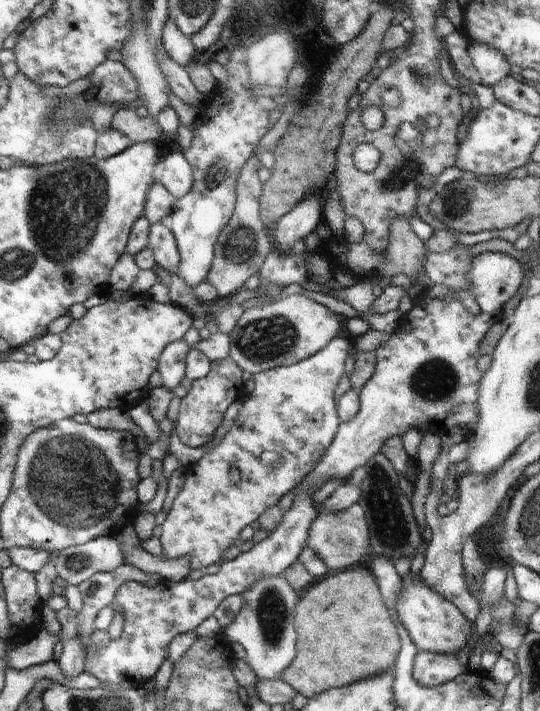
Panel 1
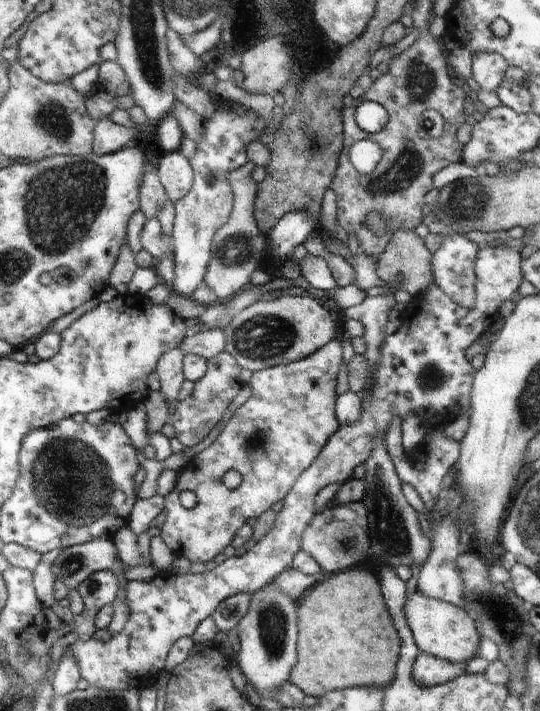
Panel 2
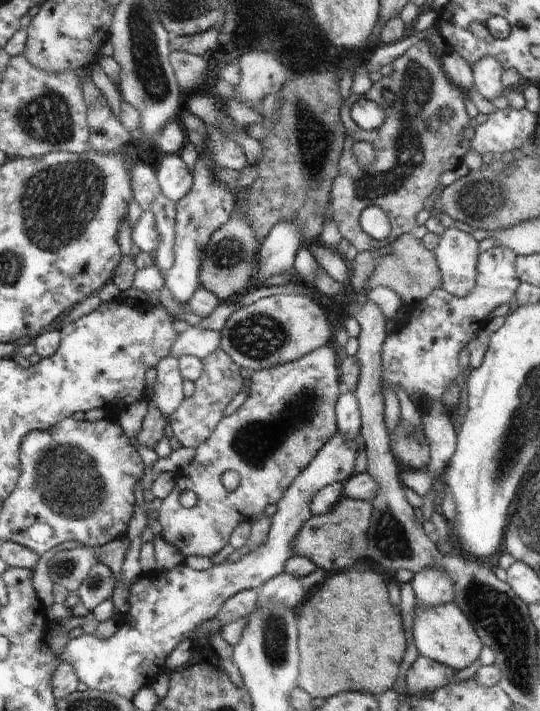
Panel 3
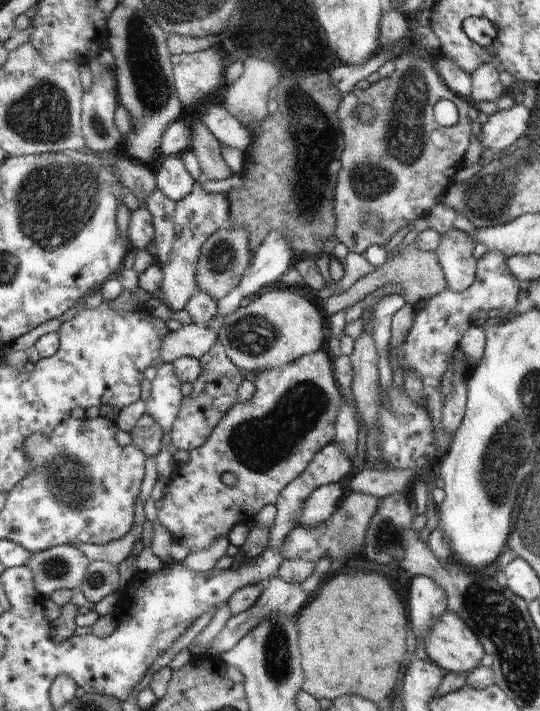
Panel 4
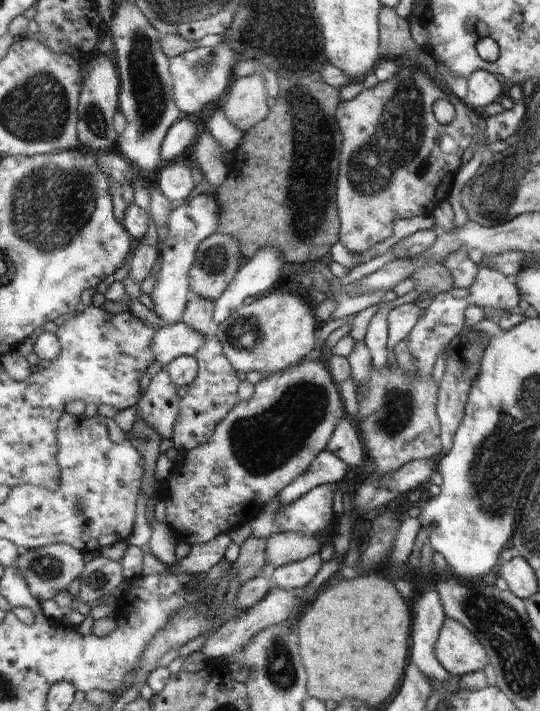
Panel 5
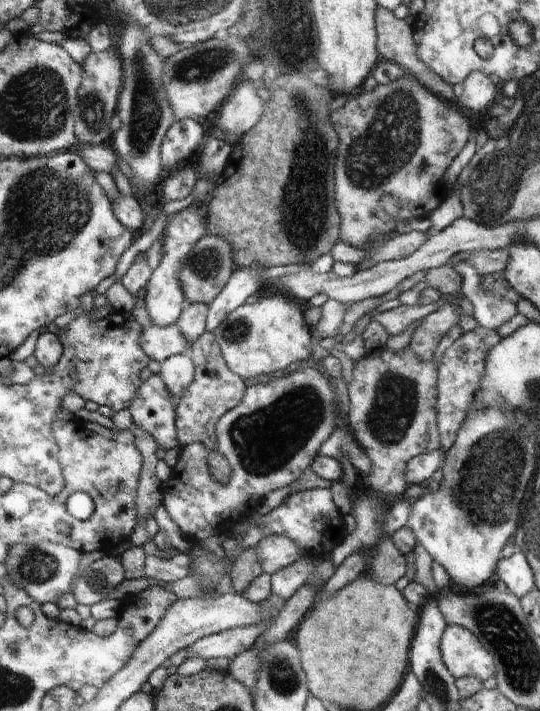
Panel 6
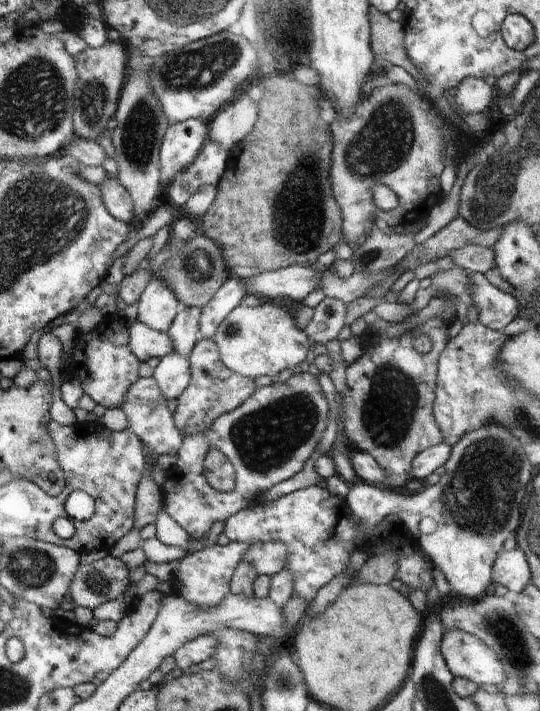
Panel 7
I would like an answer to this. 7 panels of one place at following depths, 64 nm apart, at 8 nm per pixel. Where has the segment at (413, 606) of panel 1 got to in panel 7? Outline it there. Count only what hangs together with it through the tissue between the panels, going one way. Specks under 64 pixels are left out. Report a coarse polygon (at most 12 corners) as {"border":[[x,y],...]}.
{"border":[[468,632],[443,634],[441,651],[454,678],[498,687],[496,652]]}

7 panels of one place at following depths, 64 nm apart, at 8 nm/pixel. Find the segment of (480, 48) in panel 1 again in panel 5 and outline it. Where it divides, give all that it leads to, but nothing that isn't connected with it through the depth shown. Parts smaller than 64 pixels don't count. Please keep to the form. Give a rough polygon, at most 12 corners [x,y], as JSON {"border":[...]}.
{"border":[[488,70],[468,78],[464,99],[470,109],[483,111],[496,103],[503,85]]}

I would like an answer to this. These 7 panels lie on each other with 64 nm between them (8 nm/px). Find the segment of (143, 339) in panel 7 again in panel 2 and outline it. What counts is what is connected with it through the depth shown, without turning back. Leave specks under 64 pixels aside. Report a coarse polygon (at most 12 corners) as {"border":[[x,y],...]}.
{"border":[[222,329],[189,332],[179,346],[184,355],[210,360],[225,351]]}

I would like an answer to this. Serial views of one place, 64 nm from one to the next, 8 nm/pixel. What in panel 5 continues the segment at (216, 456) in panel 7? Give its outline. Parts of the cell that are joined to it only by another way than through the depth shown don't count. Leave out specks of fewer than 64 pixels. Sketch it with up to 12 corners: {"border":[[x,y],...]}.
{"border":[[213,333],[193,356],[171,441],[212,440],[236,406],[240,379]]}

